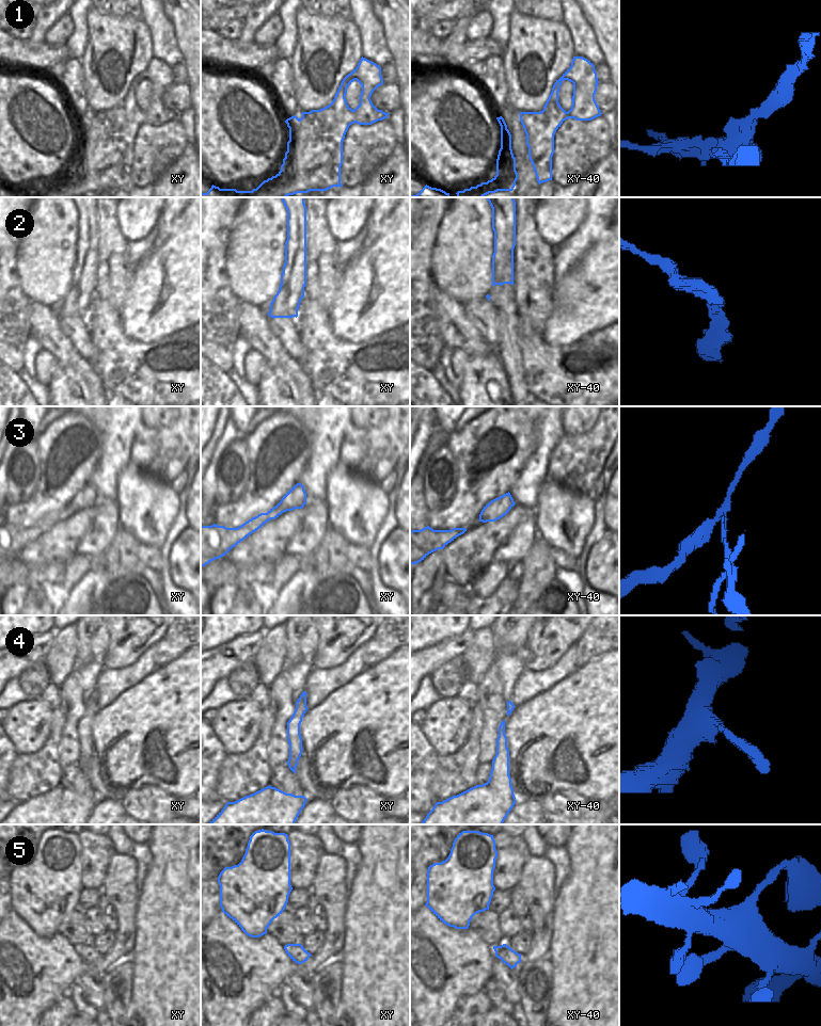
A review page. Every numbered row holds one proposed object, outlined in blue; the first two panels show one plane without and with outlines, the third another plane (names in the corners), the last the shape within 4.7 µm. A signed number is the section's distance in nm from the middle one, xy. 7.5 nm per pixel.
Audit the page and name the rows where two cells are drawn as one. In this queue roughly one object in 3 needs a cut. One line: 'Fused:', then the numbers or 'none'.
Fused: 1, 3

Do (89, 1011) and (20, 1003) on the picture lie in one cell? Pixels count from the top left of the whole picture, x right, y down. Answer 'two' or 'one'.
two

